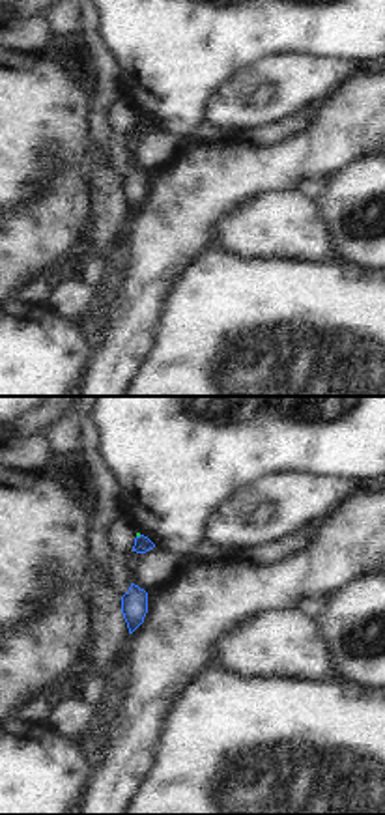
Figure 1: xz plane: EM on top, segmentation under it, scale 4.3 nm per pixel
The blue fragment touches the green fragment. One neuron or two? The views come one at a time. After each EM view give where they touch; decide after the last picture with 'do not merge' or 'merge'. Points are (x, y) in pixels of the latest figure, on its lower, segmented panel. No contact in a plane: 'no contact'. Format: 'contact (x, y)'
contact (141, 535)

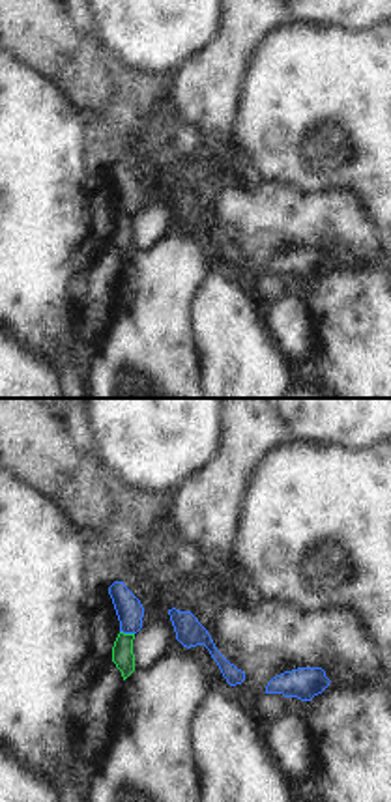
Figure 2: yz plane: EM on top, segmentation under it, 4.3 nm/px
contact (128, 632)

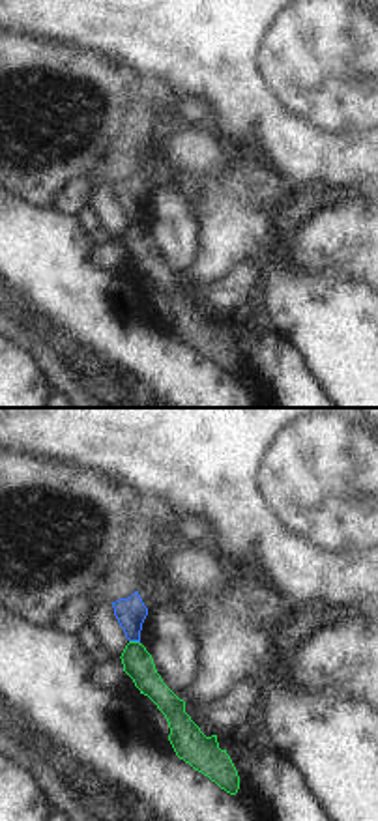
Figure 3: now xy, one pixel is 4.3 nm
contact (135, 640)

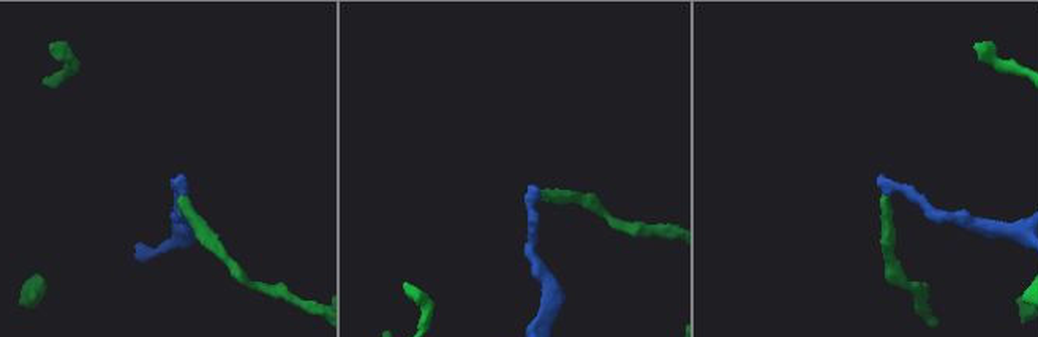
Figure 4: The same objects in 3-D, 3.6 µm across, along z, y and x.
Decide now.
do not merge

